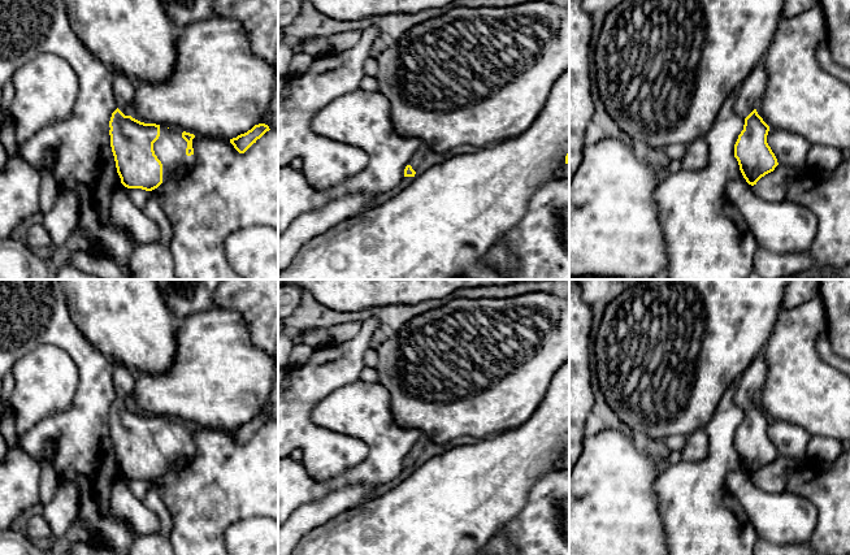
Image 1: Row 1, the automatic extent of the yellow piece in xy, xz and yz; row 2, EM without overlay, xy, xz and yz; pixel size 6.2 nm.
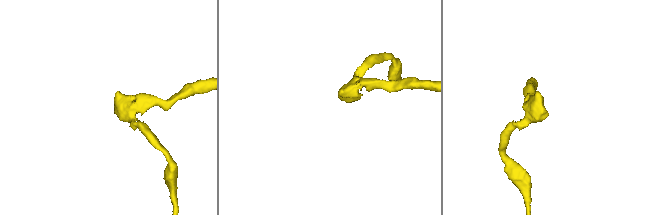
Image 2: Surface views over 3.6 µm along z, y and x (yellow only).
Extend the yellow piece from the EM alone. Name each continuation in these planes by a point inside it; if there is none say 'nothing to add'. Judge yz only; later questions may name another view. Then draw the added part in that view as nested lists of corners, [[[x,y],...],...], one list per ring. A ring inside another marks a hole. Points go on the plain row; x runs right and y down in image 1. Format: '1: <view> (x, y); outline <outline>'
1: yz (750, 385); outline [[[763,348],[738,381],[734,400],[741,408],[746,409],[760,396],[767,373],[768,363]]]

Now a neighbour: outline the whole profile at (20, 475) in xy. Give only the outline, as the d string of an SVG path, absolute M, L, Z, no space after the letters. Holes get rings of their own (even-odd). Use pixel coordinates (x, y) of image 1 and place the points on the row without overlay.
M16 445L0 460L0 530L10 529L17 517L40 503L42 467Z

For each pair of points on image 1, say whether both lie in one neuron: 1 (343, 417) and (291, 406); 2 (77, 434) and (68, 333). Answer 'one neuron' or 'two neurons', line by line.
1: two neurons
2: one neuron

